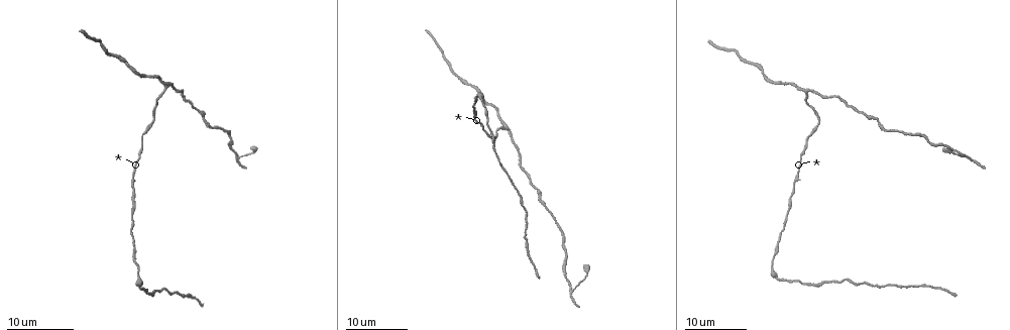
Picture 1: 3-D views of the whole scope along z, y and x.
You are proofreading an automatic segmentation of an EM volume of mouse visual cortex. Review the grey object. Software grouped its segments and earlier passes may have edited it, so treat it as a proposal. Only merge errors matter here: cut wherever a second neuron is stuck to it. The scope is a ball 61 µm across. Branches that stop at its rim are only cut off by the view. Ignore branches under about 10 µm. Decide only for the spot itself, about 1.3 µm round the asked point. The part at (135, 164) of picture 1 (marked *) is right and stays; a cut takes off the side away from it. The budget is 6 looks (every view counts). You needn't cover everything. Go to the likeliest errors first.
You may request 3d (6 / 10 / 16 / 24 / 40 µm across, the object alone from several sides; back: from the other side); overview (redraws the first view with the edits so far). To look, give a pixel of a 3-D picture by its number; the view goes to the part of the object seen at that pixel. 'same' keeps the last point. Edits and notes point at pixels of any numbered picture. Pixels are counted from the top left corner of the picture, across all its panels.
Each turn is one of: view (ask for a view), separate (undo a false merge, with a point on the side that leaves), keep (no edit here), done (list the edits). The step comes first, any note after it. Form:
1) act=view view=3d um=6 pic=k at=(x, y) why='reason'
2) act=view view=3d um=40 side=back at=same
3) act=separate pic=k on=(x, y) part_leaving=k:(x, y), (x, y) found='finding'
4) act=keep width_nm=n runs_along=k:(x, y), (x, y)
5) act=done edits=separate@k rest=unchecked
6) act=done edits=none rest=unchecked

act=view view=3d um=24 pic=1 at=(803, 89) why='two arms in line, one across'

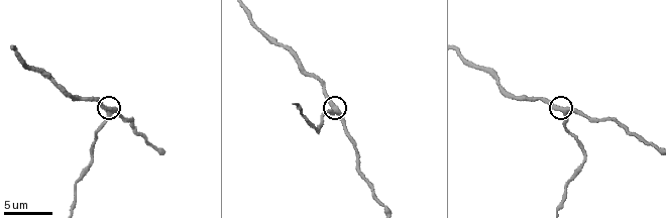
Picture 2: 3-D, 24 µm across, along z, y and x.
act=view view=3d um=6 pic=2 at=(338, 108)

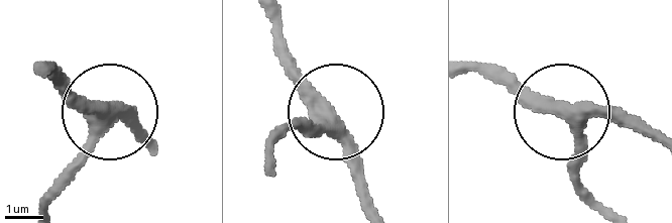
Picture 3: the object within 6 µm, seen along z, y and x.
act=keep width_nm=350 runs_along=3:(598, 206), (569, 119), (495, 80) found='all the same neuron'

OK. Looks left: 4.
act=view view=3d um=24 pic=1 at=(482, 100) why='thick turns thin'

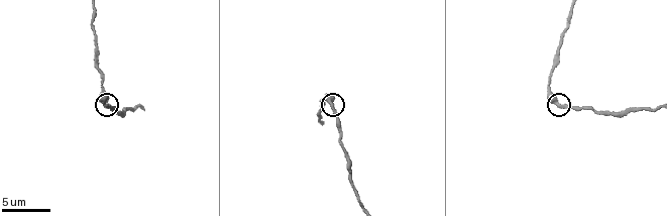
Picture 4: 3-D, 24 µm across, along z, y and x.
act=view view=3d um=6 pic=4 at=(332, 104) why='closer look'

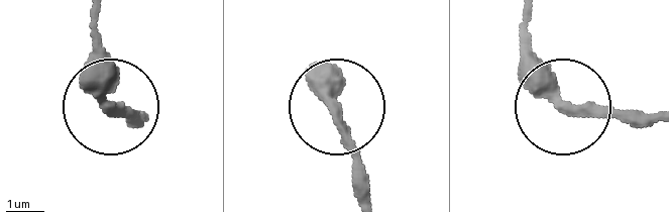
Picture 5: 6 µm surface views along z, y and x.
act=keep runs_along=5:(528, 17), (531, 56), (557, 95), (650, 114) found='one neuron here'

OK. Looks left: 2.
act=view view=3d um=16 pic=1 at=(885, 131) why='thick turns thin'

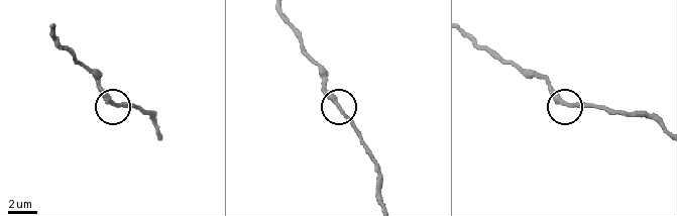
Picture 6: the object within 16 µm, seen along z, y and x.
act=view view=3d um=10 pic=6 at=(113, 101)

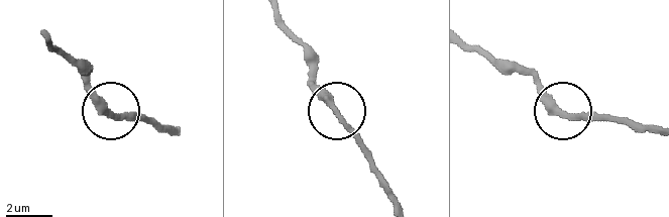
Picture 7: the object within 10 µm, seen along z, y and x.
act=keep runs_along=7:(281, 16), (304, 51), (313, 86), (378, 171) found='continuous, no second neuron'

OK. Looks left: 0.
act=done edits=none rest=unchecked

